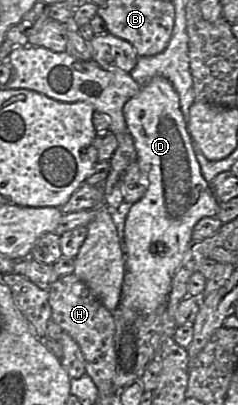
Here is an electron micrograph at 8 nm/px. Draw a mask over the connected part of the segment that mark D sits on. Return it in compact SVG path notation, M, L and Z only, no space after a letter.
M162 76L153 77L136 96L124 104L123 114L127 131L134 141L137 162L146 181L146 192L139 201L129 207L124 222L125 274L120 305L147 315L167 301L173 277L193 243L194 226L203 217L214 217L219 210L220 202L201 174L194 152L194 142L180 108L179 95L168 79Z

